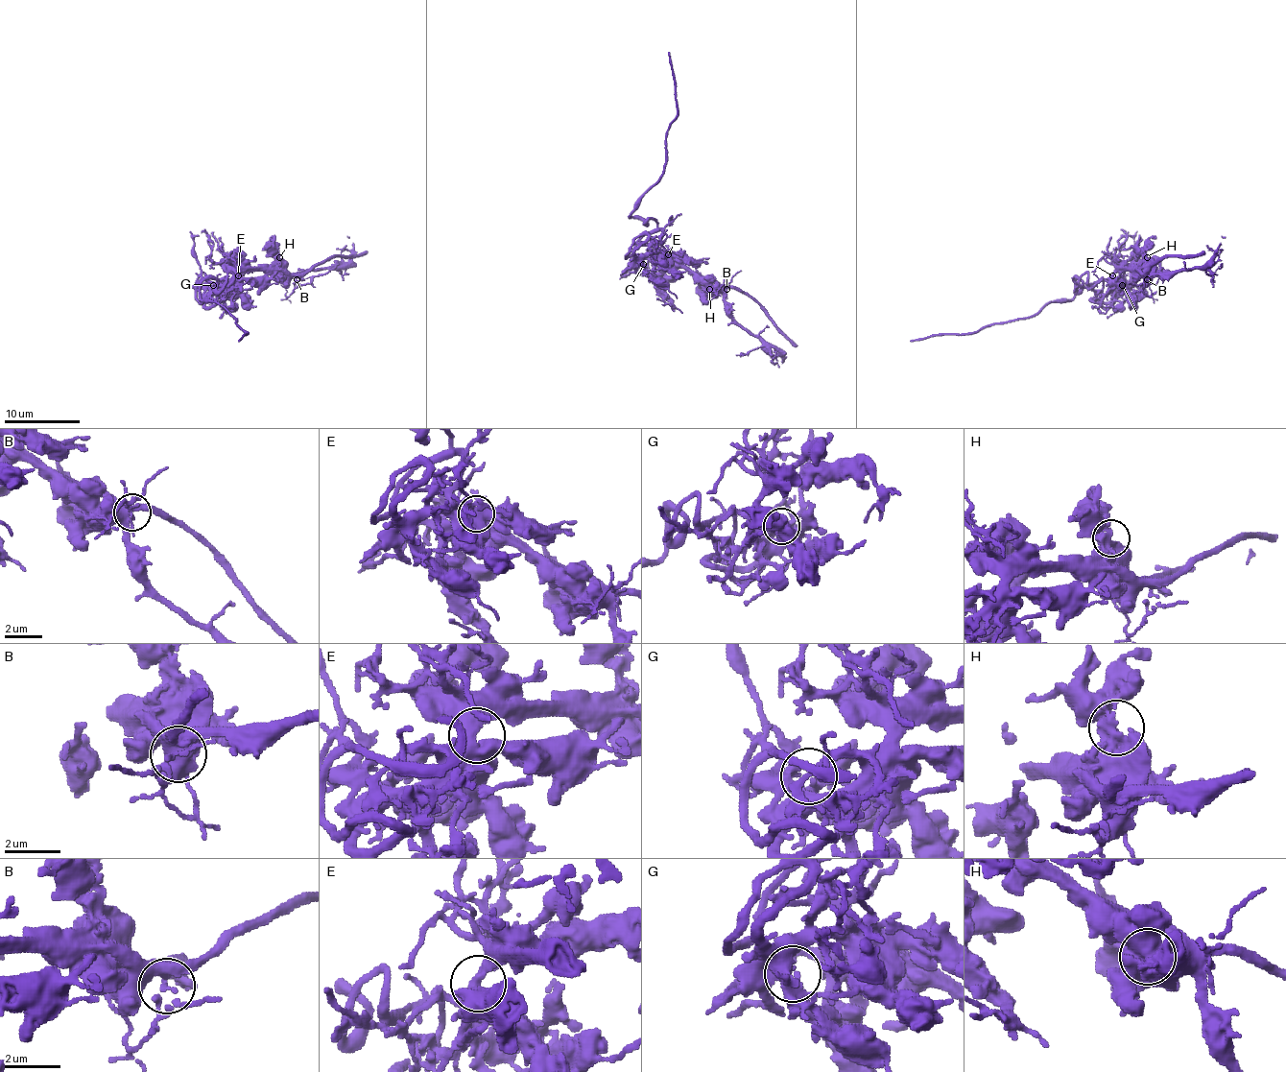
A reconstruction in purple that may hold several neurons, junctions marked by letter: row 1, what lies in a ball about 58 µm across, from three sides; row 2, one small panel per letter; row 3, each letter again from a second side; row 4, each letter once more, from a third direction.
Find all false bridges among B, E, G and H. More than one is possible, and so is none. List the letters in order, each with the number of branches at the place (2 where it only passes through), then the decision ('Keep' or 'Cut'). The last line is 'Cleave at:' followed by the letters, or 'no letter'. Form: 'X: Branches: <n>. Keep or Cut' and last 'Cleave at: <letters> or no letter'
B: Branches: 4. Keep
E: Branches: 3. Keep
G: Branches: 2. Keep
H: Branches: 2. Keep
Cleave at: no letter

